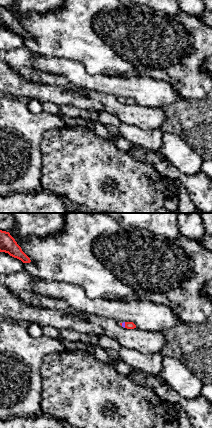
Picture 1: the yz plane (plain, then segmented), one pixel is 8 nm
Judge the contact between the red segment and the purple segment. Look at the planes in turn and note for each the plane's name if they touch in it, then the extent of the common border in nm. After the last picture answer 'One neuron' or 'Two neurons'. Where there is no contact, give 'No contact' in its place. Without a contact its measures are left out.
Touches red in yz. Shared border 50 nm

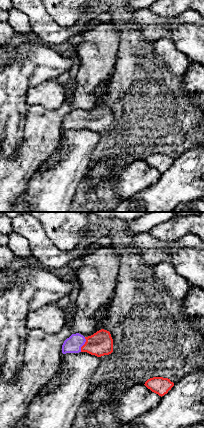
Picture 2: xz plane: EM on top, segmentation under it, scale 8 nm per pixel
Touches red in xz. Shared border 130 nm

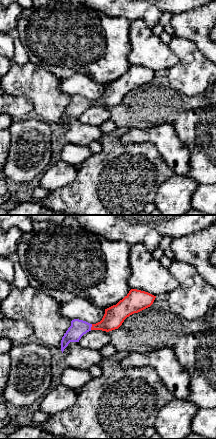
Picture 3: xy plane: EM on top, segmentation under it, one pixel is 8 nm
Touches red in xy. Shared border 50 nm

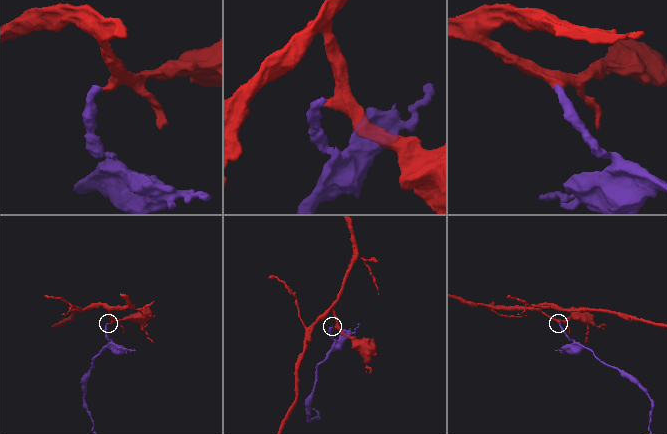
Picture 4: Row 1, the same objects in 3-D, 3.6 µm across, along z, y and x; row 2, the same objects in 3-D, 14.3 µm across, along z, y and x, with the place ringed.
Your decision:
One neuron

